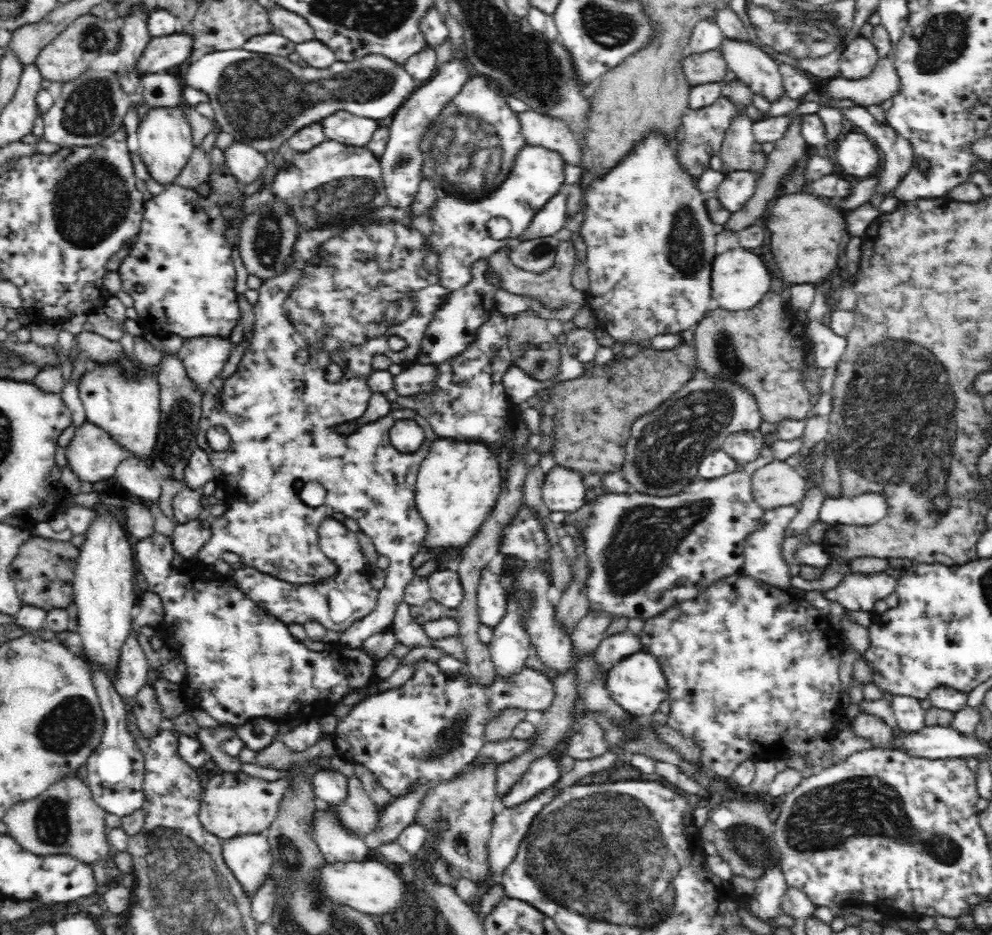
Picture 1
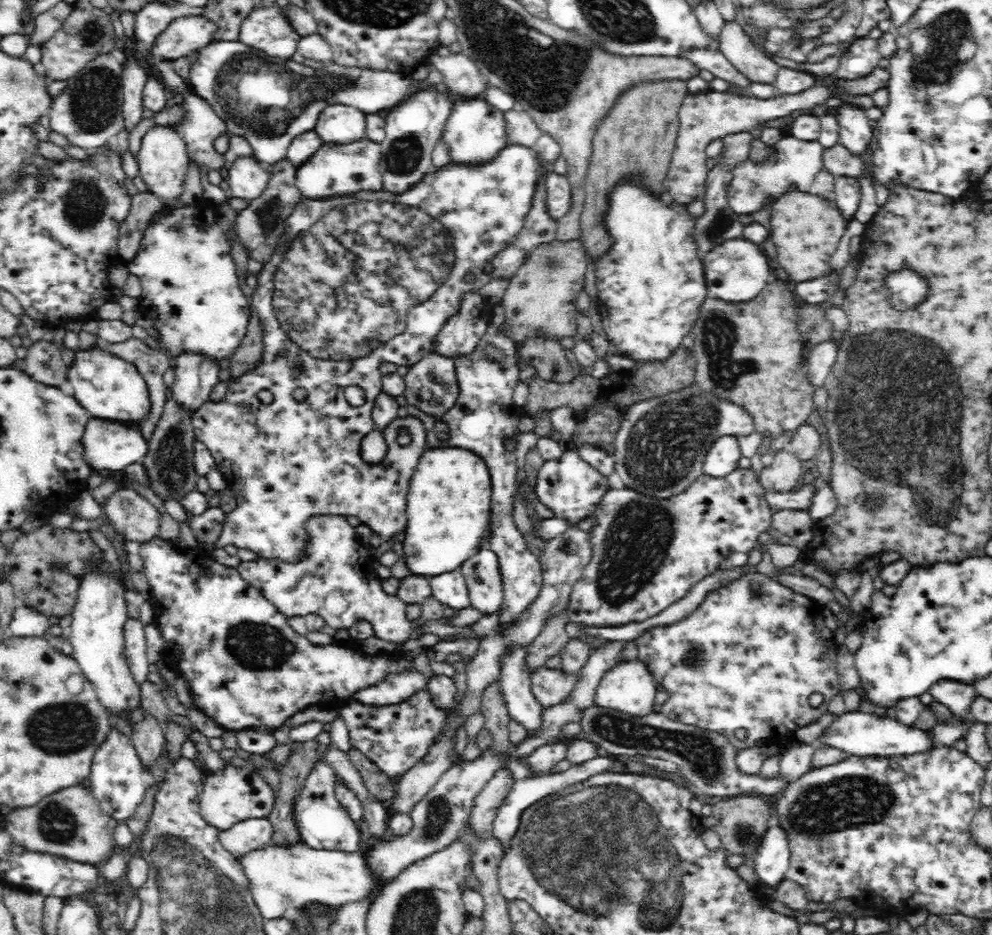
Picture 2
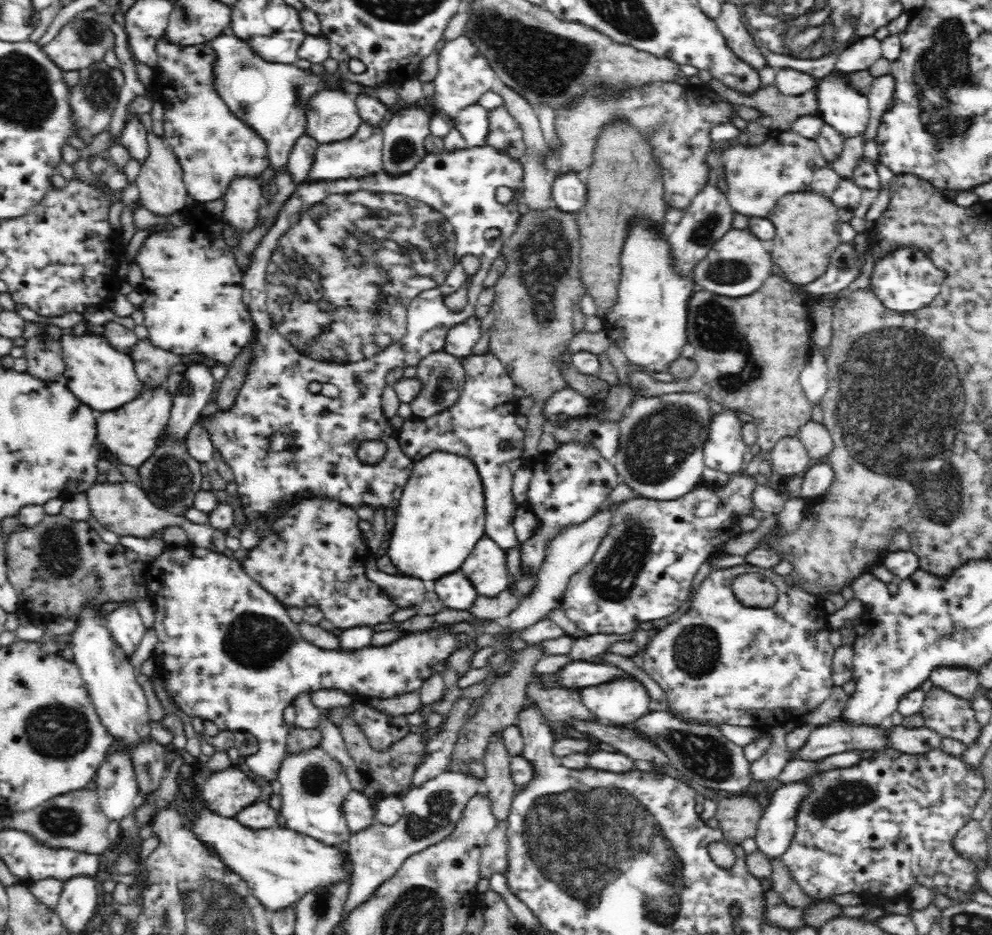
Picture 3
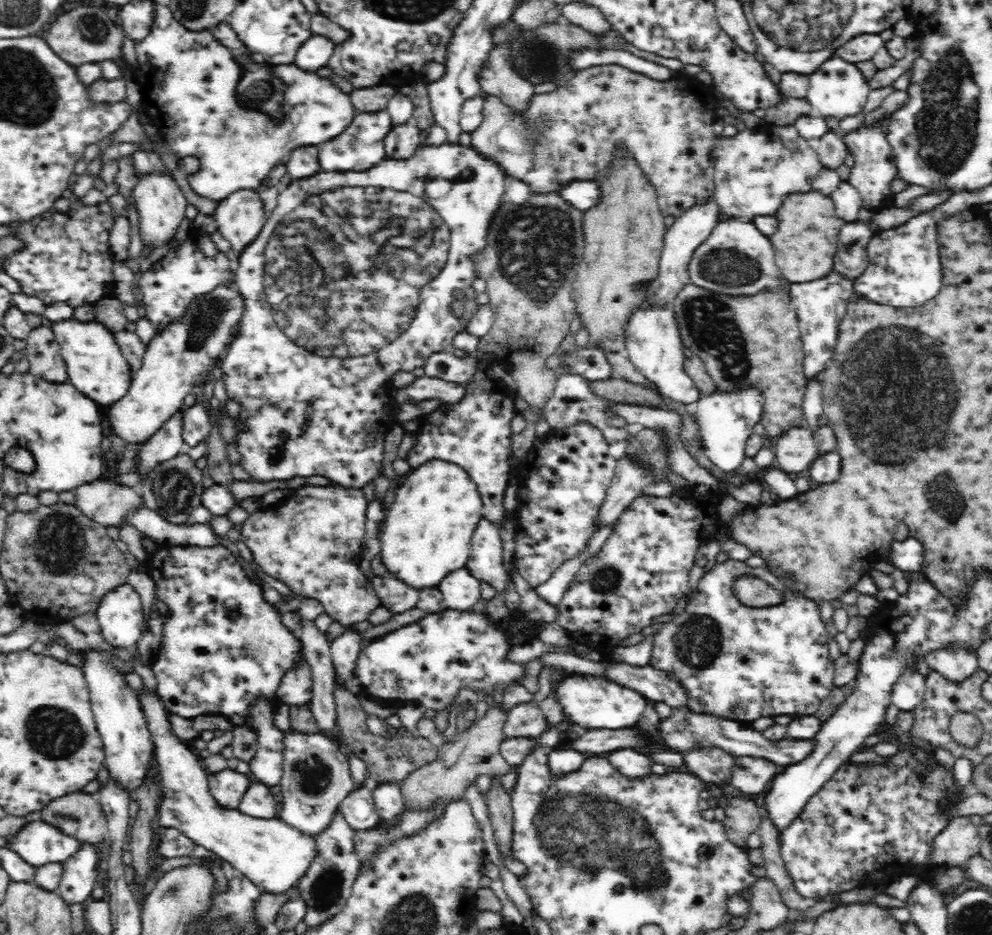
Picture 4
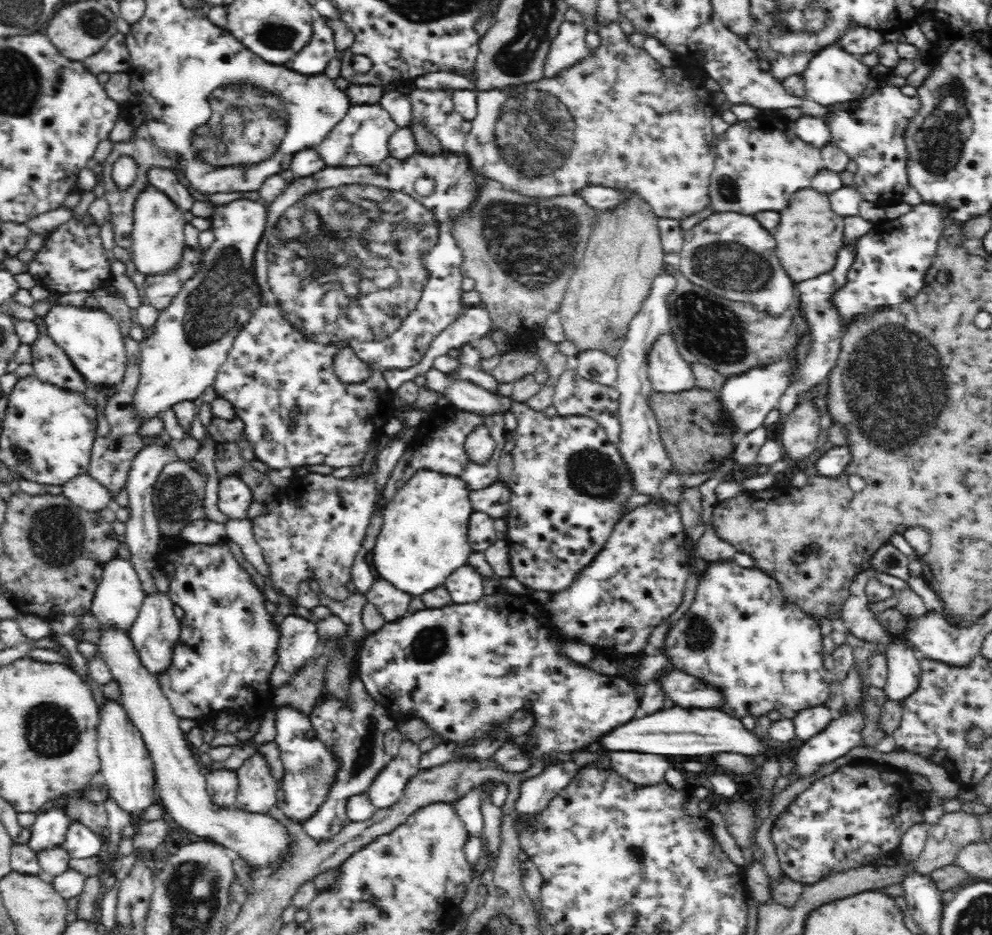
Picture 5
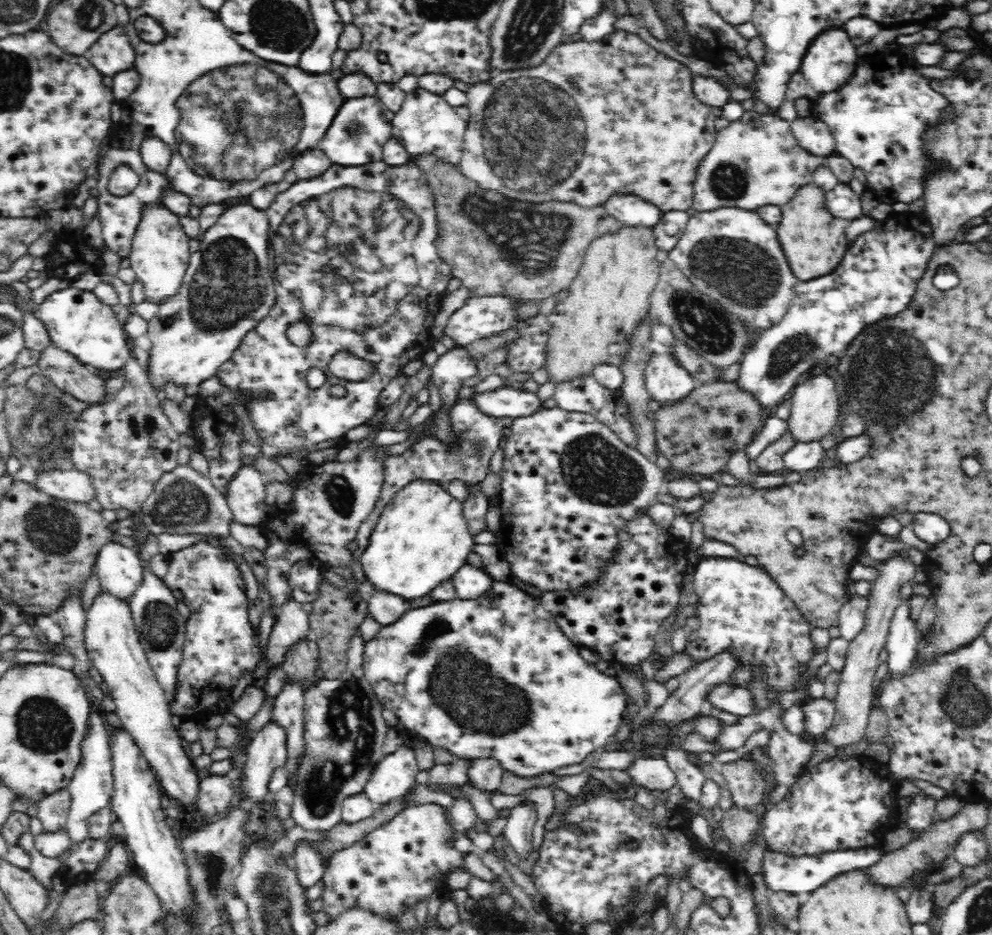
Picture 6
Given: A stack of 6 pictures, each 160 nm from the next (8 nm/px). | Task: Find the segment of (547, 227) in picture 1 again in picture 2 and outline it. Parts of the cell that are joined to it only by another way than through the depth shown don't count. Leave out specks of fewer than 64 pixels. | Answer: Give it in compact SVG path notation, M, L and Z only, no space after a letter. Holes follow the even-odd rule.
M551 169L551 173L546 178L546 190L548 211L552 217L558 218L568 214L572 204L572 185L568 181L567 175L557 174Z

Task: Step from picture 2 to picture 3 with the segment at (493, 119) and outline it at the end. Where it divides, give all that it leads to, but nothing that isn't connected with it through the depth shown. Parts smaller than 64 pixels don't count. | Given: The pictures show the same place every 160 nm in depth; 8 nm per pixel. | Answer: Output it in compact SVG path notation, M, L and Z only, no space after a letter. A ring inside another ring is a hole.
M478 103L472 104L458 112L454 128L458 129L464 135L466 147L486 145L487 112L488 110Z

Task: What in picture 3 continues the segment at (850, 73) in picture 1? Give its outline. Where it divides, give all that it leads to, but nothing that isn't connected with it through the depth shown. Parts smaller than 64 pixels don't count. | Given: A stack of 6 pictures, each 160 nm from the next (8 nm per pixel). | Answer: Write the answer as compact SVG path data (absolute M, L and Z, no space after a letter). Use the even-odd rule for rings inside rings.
M874 35L853 39L850 44L852 46L846 48L836 60L836 66L848 74L872 69L874 62L883 56L881 41Z

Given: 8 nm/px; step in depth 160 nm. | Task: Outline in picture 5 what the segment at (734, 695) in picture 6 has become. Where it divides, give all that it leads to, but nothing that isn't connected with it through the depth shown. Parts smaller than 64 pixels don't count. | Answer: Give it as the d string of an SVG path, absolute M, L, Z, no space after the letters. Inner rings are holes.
M678 668L668 672L658 681L662 683L662 690L666 693L666 698L670 698L675 706L685 709L717 708L721 711L726 706L726 697L720 689Z

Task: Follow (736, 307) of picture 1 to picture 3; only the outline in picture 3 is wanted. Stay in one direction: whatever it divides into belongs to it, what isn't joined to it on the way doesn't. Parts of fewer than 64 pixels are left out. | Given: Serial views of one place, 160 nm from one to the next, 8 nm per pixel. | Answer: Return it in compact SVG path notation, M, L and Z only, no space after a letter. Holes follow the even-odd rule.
M730 227L694 267L690 279L694 284L700 285L700 288L720 296L744 297L757 292L765 284L764 280L772 276L772 268L774 264L770 260L770 252L762 246L760 238L756 238L750 230Z

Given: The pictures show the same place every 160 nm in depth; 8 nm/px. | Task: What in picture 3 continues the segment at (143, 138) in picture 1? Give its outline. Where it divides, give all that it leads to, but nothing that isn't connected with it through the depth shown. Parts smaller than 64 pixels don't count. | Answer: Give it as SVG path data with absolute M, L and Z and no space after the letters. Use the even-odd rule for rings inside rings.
M147 132L148 144L150 145L150 156L142 164L139 175L134 181L138 186L139 200L143 208L147 208L156 214L158 218L169 218L172 214L182 213L186 204L188 204L188 191L182 180L182 169L179 168L178 161L171 153L171 150L165 145L162 137L153 132Z

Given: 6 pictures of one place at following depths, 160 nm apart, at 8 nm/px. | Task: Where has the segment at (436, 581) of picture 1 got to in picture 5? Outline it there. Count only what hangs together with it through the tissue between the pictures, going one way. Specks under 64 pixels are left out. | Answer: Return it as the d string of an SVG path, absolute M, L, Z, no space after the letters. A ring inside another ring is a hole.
M470 564L458 568L446 580L446 589L452 597L452 602L466 604L476 602L484 594L484 573Z

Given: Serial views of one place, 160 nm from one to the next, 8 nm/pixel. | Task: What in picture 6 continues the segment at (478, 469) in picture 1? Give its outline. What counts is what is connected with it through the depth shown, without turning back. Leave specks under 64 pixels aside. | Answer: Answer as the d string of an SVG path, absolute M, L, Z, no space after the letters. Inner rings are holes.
M416 480L402 487L387 504L375 526L371 530L368 546L356 565L361 580L368 580L375 591L383 590L406 600L422 598L430 594L438 584L456 574L456 570L466 562L466 556L475 546L467 520L462 514L459 500L452 498L436 481Z

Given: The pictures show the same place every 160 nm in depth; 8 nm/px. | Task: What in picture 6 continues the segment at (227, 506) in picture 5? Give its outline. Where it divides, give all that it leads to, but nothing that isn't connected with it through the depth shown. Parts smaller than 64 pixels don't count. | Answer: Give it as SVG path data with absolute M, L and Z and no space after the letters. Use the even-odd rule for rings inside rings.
M243 466L238 470L226 494L234 520L253 526L260 526L266 521L274 510L267 501L266 488L261 471L252 466Z

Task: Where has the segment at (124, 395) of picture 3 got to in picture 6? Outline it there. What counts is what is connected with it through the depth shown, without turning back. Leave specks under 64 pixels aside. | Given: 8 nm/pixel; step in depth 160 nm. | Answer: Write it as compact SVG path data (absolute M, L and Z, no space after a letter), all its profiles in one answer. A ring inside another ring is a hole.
M70 285L62 287L62 290L50 294L45 302L38 305L33 316L44 323L52 346L101 371L121 369L132 356L128 337L122 329L123 324L115 316L113 308L101 302L93 291Z

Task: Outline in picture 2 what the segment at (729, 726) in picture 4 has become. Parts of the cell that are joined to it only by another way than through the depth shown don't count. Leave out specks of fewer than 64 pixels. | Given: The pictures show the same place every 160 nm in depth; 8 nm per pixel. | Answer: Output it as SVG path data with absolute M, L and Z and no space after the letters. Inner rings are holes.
M858 710L836 716L826 730L818 736L816 747L830 747L842 750L856 757L892 757L904 754L916 754L934 747L927 736L927 731L902 724L896 719L884 716L881 712Z

